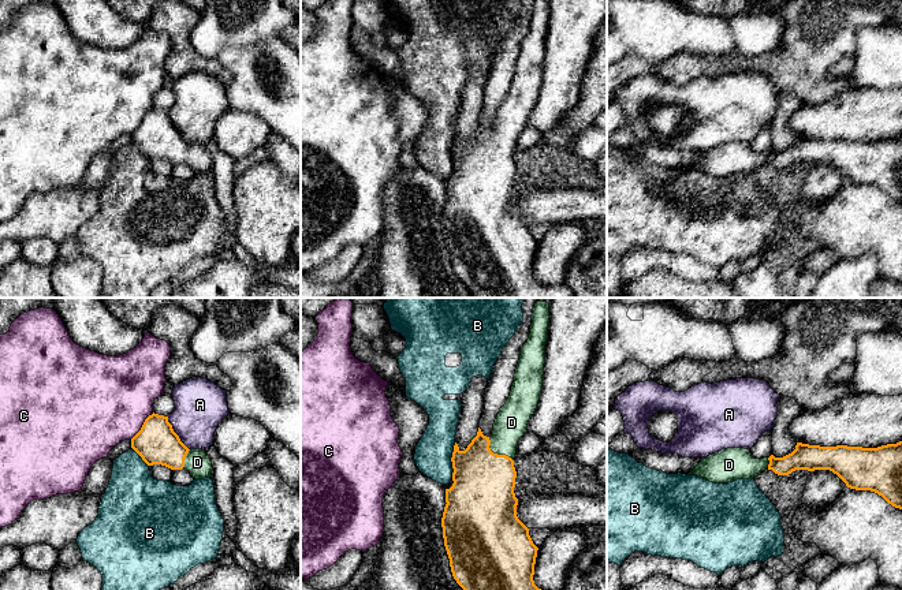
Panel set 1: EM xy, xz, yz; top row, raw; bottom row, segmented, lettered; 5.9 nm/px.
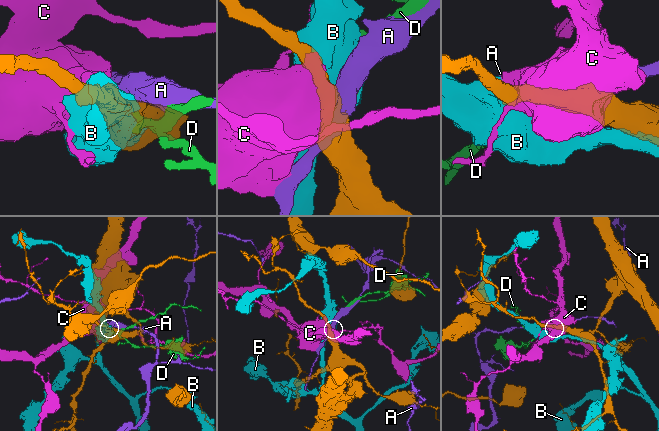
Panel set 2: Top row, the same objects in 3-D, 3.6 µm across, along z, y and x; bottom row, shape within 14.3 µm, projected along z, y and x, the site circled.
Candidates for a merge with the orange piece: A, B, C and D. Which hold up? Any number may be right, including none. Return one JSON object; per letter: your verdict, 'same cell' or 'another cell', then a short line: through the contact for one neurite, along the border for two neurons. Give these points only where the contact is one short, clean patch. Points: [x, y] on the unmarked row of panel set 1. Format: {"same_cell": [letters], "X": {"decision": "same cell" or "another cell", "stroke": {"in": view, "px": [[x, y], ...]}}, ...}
{"same_cell": ["D"], "A": {"decision": "another cell"}, "B": {"decision": "another cell"}, "C": {"decision": "another cell"}, "D": {"decision": "same cell", "stroke": {"in": "xz", "px": [[483, 187], [487, 157], [496, 148], [511, 116]]}}}

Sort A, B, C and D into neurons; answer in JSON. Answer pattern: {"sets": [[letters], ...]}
{"sets": [["A"], ["B"], ["C"], ["D"]]}

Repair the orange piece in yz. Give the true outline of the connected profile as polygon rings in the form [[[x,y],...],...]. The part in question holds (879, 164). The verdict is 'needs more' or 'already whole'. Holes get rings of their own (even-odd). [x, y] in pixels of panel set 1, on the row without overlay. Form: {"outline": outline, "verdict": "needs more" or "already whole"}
{"outline": [[[902,135],[877,142],[797,137],[795,143],[783,152],[771,149],[763,153],[756,153],[750,143],[727,142],[702,152],[686,169],[728,178],[753,173],[765,164],[778,169],[789,169],[795,164],[830,164],[847,182],[875,186],[892,201],[902,203]]], "verdict": "needs more"}

